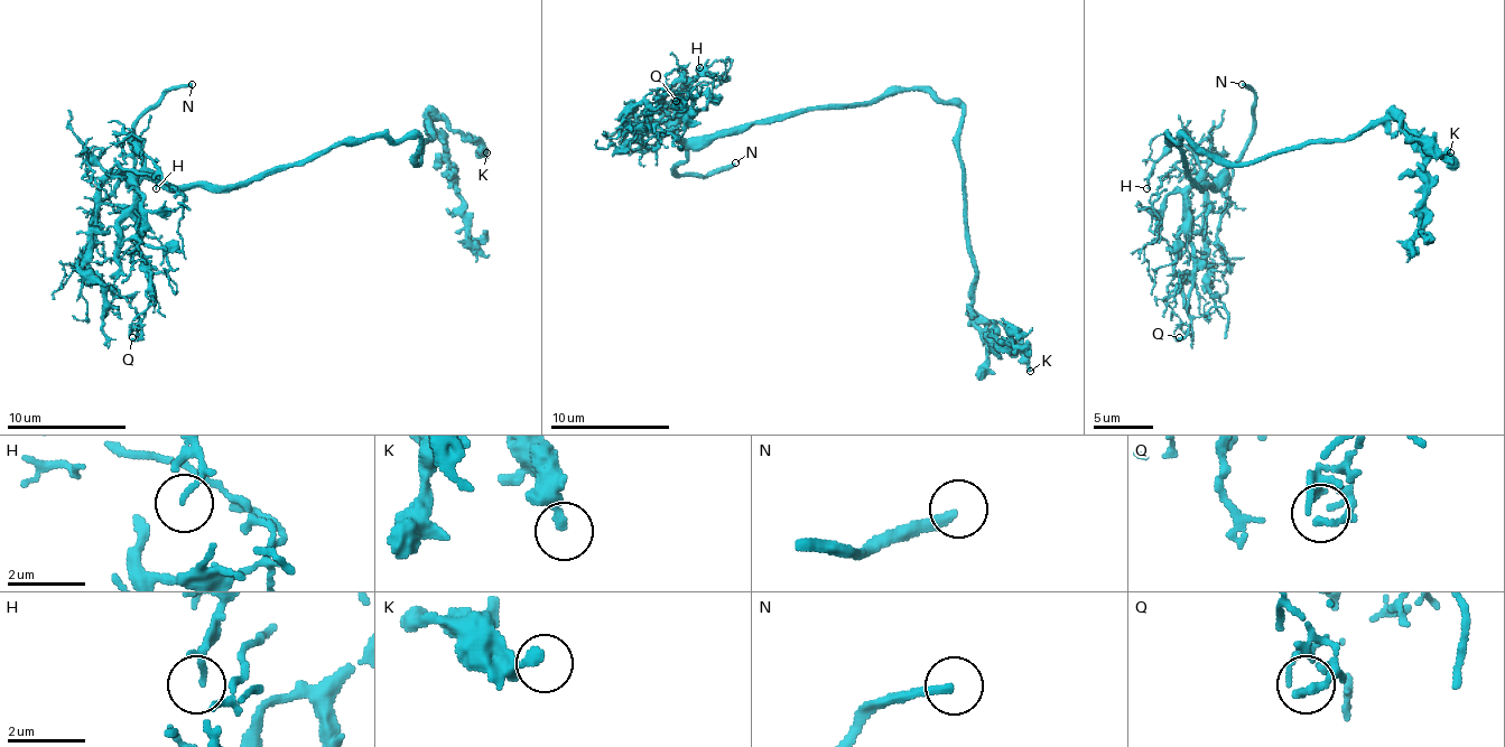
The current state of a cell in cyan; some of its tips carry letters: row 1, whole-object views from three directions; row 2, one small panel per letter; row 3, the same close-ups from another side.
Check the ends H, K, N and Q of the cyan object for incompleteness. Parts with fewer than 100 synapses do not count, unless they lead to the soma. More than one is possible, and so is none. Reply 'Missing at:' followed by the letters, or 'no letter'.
Missing at: N

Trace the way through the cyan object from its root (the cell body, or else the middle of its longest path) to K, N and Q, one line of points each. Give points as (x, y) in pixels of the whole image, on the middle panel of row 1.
K: (899, 92), (931, 92), (962, 109), (958, 157), (967, 246), (976, 273), (973, 309), (1015, 338), (1030, 371)
N: (899, 92), (854, 106), (815, 106), (717, 130), (690, 148), (676, 171), (711, 175), (735, 162)
Q: (899, 92), (694, 139), (678, 133), (678, 112), (696, 97), (678, 103), (672, 94), (676, 101)

